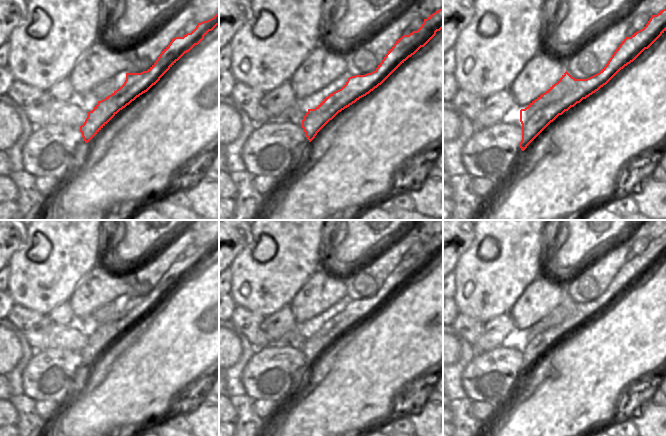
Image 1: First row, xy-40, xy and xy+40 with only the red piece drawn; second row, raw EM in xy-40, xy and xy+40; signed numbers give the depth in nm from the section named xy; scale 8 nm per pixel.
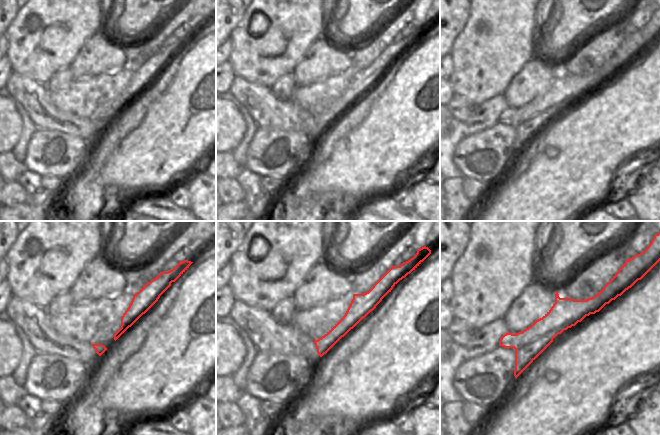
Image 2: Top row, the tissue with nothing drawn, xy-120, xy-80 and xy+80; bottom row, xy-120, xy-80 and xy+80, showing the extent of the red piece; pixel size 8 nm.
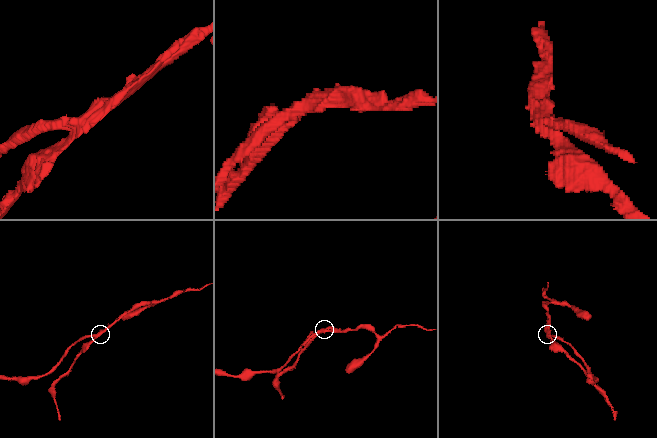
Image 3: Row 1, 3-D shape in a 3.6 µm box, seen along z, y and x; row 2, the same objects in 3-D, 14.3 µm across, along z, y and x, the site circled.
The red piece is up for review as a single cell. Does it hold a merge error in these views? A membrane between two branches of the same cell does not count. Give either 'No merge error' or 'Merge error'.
Merge error

